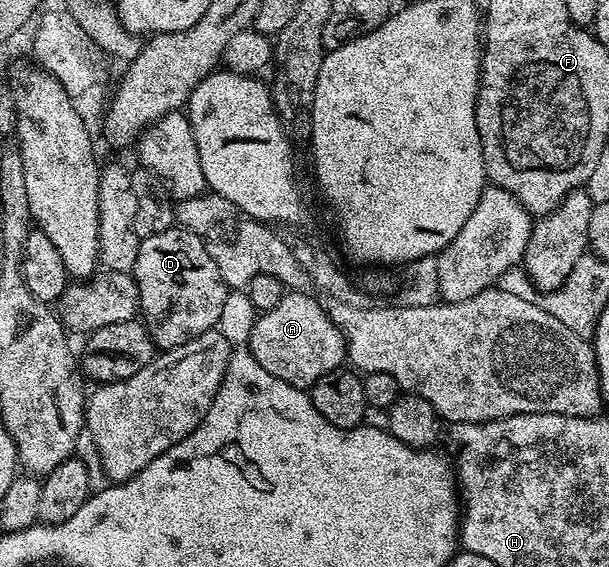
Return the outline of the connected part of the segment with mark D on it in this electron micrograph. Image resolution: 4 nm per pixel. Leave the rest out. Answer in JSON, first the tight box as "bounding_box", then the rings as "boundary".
{"bounding_box":[131,225,230,349],"boundary":[[[173,225],[170,229],[166,229],[166,233],[154,233],[154,237],[139,240],[139,245],[138,261],[134,261],[131,275],[136,279],[140,294],[139,314],[157,348],[167,349],[186,345],[186,341],[213,330],[220,322],[222,305],[230,288],[224,283],[219,265],[210,257],[207,242],[201,236],[189,231],[187,227]]]}

